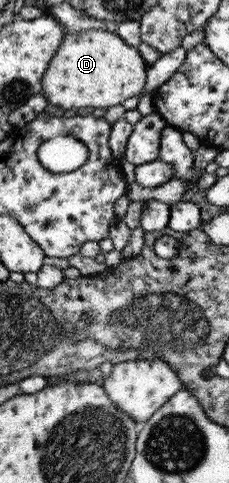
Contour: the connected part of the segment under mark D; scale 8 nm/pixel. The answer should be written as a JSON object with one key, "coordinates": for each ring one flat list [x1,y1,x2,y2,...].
{"coordinates":[[105,29,67,33,42,78,42,94,50,104,64,110,104,108,127,104,146,85,148,65,138,49,126,44,116,32]]}

